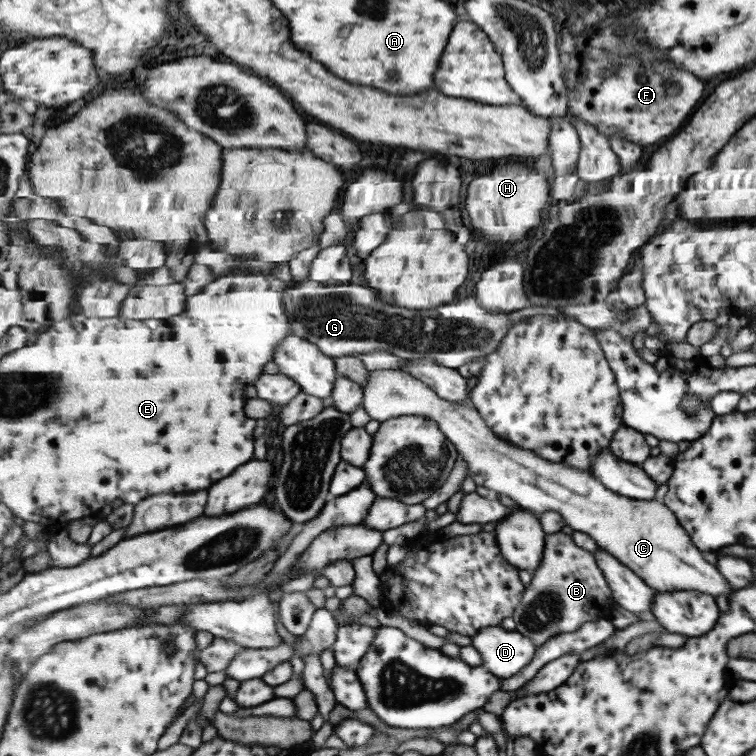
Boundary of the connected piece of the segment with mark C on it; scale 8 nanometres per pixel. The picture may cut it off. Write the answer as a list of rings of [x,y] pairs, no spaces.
[[[403,369],[372,370],[367,379],[367,387],[364,388],[363,407],[371,418],[380,423],[403,415],[419,415],[436,420],[440,424],[441,431],[456,445],[463,459],[469,462],[473,480],[479,486],[489,489],[491,494],[504,494],[523,509],[528,509],[538,515],[547,511],[558,512],[572,530],[587,533],[595,540],[597,546],[615,555],[621,563],[635,571],[637,576],[640,576],[656,591],[699,591],[709,596],[721,595],[725,598],[733,595],[735,589],[725,580],[716,565],[711,565],[702,558],[701,550],[697,548],[692,541],[692,536],[689,536],[687,529],[680,523],[676,512],[673,512],[673,509],[664,502],[623,496],[607,488],[589,471],[547,460],[533,449],[519,447],[507,440],[502,440],[498,433],[489,427],[475,406],[445,400],[428,384],[425,384],[425,381],[419,380],[409,372]]]

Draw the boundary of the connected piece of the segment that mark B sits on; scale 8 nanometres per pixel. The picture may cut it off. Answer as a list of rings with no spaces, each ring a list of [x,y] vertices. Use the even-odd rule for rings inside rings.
[[[562,531],[549,533],[545,546],[544,564],[525,590],[521,608],[515,612],[516,632],[525,633],[539,648],[556,634],[575,632],[585,622],[611,620],[613,590],[594,553],[577,547],[571,536]]]

